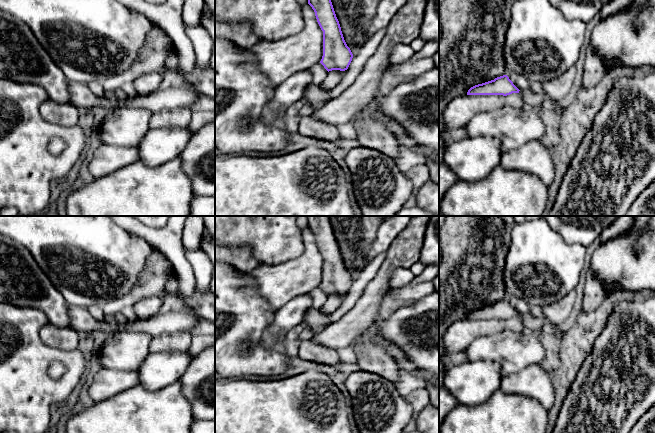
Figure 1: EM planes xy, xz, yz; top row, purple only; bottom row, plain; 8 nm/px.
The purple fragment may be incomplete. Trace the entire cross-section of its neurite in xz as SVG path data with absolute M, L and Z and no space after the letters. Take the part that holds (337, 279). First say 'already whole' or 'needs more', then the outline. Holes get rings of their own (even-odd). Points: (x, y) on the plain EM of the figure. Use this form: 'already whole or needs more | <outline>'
already whole | M308 216L308 228L323 255L323 280L320 287L329 296L348 293L353 278L347 270L329 216Z

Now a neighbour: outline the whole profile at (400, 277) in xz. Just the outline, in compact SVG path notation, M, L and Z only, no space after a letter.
M397 268L390 276L390 285L393 287L403 287L413 281L415 276L407 268Z

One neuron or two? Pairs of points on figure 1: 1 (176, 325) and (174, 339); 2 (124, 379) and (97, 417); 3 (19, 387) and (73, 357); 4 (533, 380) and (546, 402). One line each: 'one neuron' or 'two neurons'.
1: two neurons
2: two neurons
3: one neuron
4: one neuron

